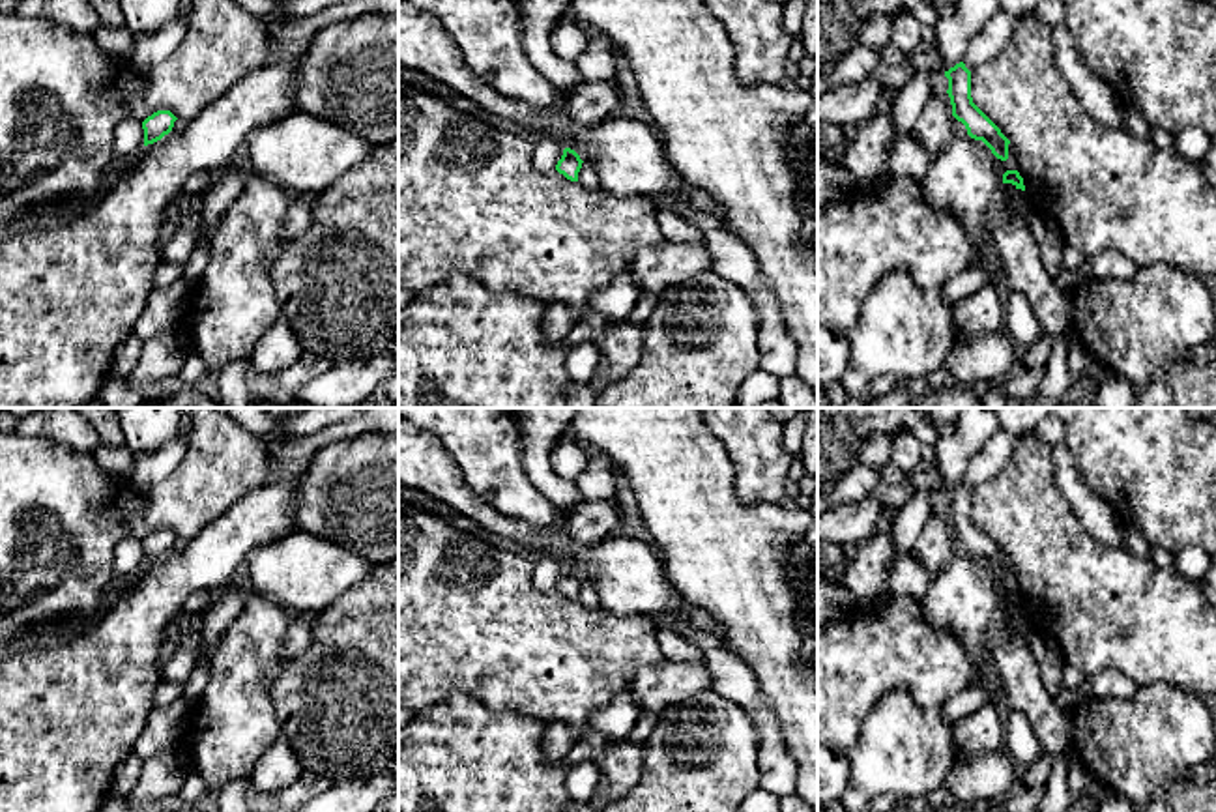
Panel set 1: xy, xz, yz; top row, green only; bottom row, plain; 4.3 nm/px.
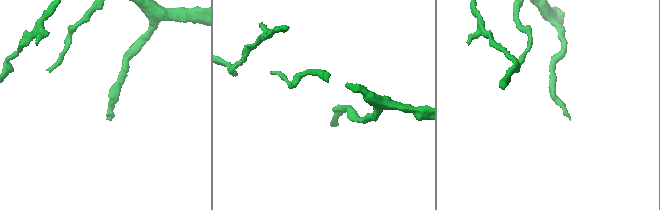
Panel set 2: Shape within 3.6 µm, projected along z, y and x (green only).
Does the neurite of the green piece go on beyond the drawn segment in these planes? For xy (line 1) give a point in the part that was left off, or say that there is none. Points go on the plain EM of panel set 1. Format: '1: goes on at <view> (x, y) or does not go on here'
1: does not go on here

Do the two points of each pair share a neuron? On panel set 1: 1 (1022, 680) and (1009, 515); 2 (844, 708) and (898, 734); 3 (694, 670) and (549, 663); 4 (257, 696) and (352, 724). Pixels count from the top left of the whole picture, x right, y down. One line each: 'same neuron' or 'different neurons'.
1: different neurons
2: different neurons
3: different neurons
4: different neurons

